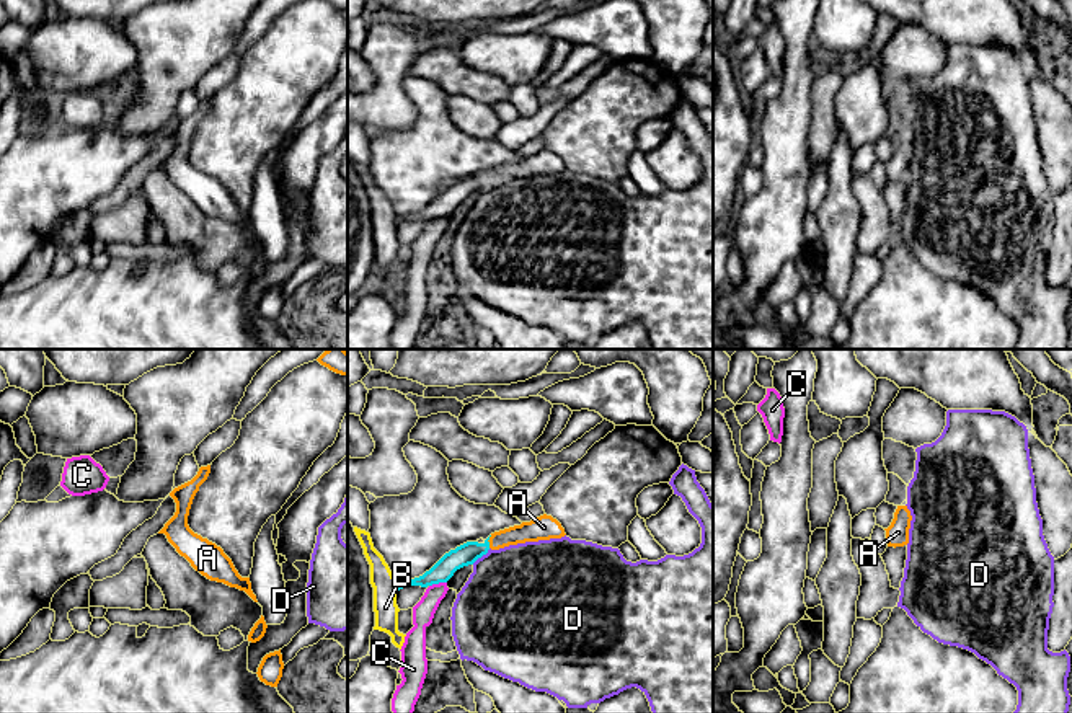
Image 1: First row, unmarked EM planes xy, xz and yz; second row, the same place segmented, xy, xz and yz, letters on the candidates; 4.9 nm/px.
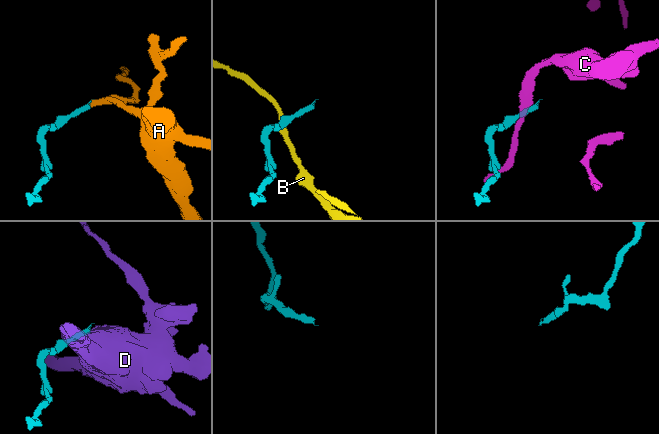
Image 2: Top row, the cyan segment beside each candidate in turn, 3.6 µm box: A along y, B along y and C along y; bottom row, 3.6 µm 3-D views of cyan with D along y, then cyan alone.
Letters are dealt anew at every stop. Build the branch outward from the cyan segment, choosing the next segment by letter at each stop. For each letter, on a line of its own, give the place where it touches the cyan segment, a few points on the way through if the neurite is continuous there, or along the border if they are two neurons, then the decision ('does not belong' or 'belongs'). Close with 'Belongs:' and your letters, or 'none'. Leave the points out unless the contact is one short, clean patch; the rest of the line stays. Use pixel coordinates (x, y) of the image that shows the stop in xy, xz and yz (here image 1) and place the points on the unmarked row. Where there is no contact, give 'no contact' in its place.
A: meets cyan in xz at (488, 177); runs through xz (467, 188), (482, 183), (488, 177), (537, 163); belongs
B: meets cyan in xz at (397, 221); border along xz (394, 217), (397, 224); does not belong
C: meets cyan in xz at (438, 217); border along xz (446, 216), (429, 221); does not belong
D: meets cyan in xz at (480, 191); border along xz (490, 183), (472, 198); does not belong
Belongs: A

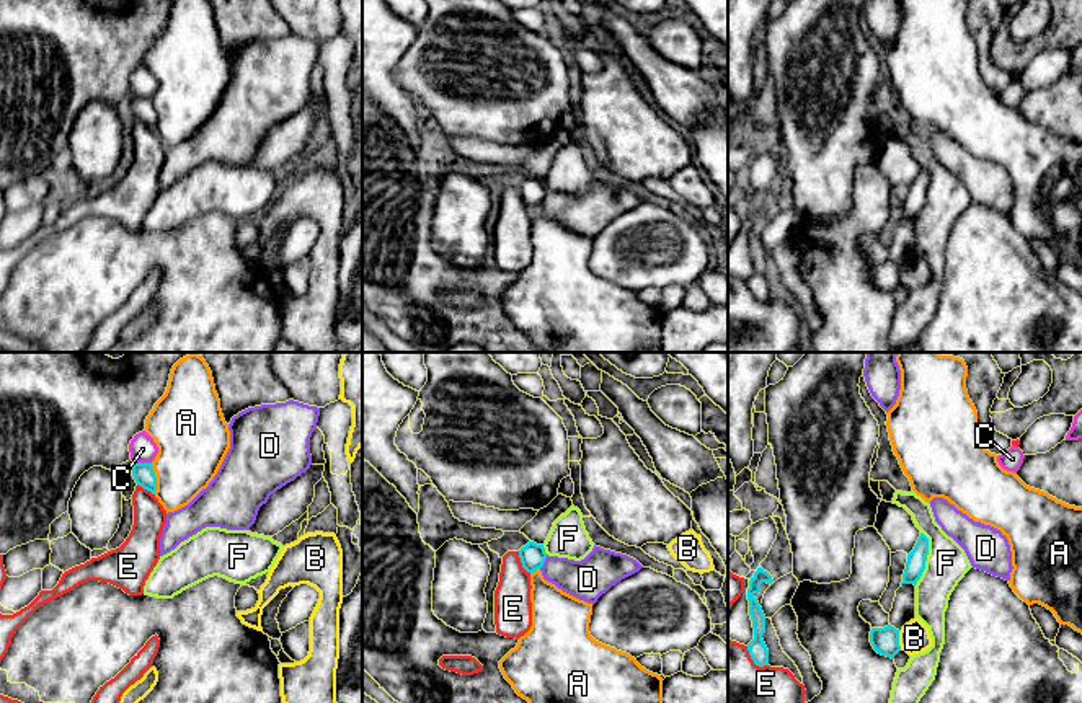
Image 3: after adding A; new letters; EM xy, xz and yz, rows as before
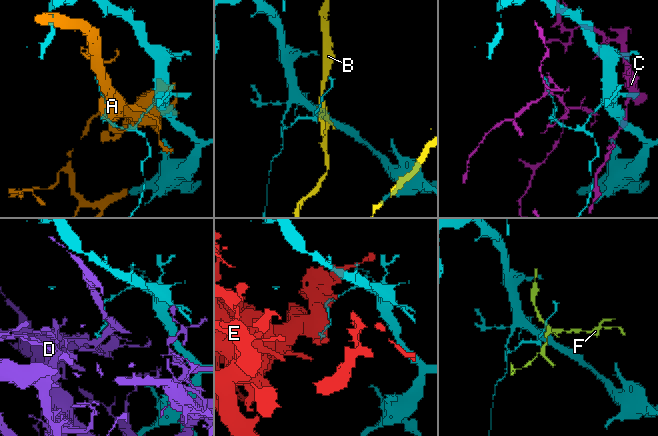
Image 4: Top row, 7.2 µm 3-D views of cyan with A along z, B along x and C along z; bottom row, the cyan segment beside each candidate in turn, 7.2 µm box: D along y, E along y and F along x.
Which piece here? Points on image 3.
A: meets cyan in xy at (155, 113); border along xy (150, 98), (155, 108), (155, 128); does not belong
B: meets cyan in yz at (898, 274); does not belong
C: meets cyan in xy at (142, 98); does not belong
D: meets cyan in xz at (544, 196); border along xz (547, 190), (539, 203); does not belong
E: meets cyan in yz at (753, 294); does not belong
F: meets cyan in yz at (926, 193); does not belong
Belongs: none

